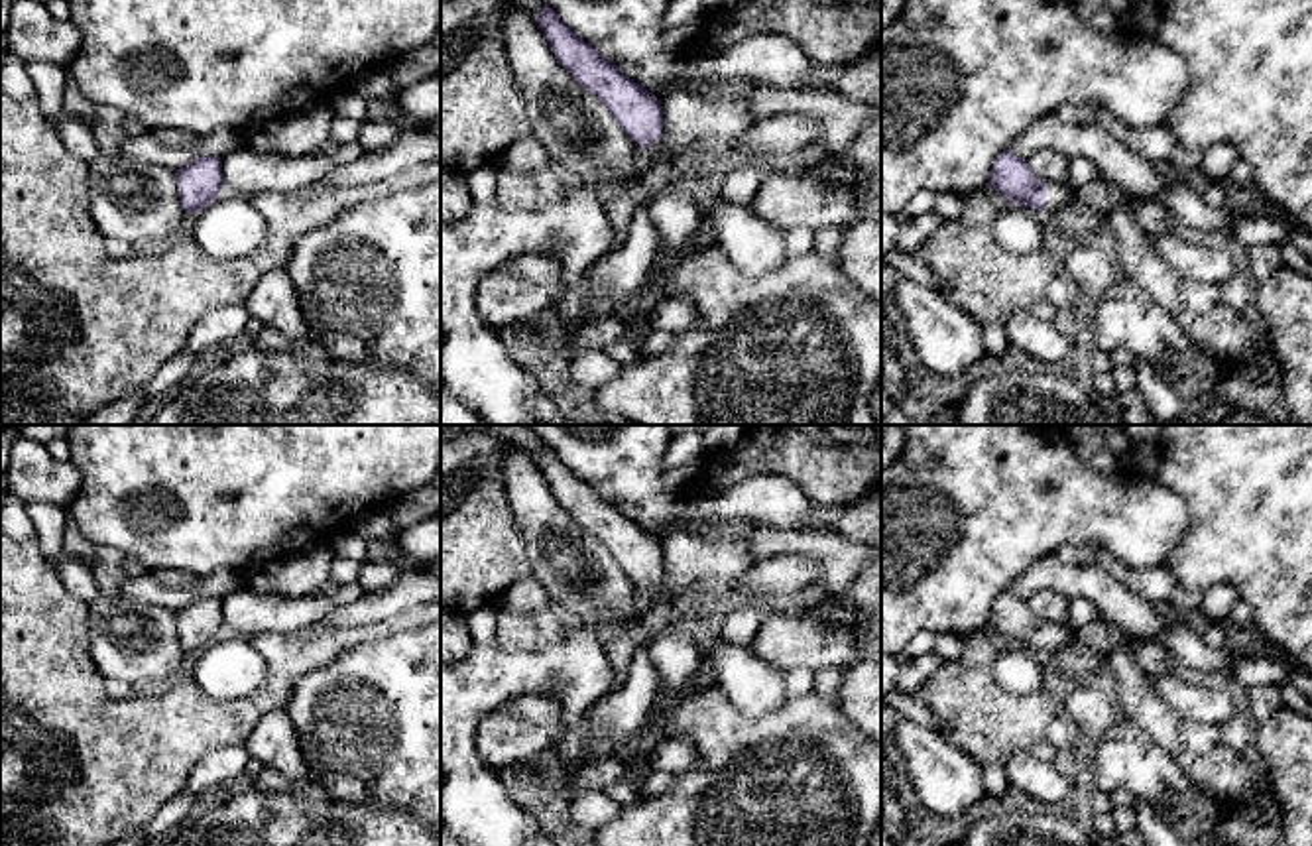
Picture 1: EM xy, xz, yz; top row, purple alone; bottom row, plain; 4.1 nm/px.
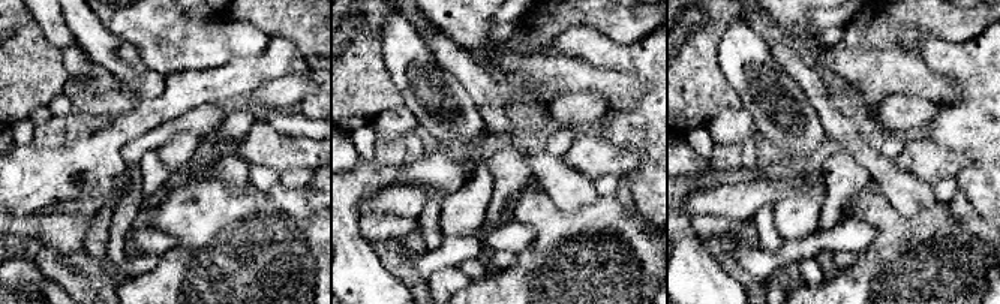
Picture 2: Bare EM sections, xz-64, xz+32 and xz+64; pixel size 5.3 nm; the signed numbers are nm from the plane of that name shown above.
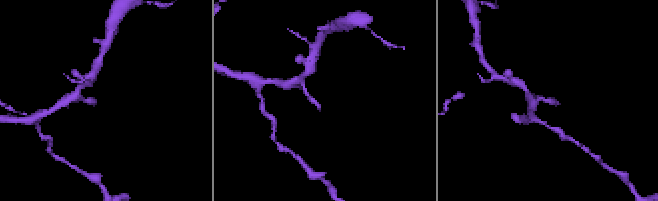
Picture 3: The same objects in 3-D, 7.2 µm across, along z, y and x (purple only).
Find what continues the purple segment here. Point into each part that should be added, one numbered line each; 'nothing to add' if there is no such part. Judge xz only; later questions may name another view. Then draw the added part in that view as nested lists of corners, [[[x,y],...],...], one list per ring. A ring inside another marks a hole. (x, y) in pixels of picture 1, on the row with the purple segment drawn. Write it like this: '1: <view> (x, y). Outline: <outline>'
1: xz (654, 152). Outline: [[[633,140],[633,144],[635,144],[635,150],[645,151],[645,153],[653,159],[651,169],[653,169],[653,167],[659,167],[659,165],[665,165],[665,163],[669,163],[669,161],[673,159],[673,157],[669,157],[669,155],[665,155],[665,153],[661,151],[659,142],[655,142],[655,140],[649,140],[649,144],[651,144],[649,150],[641,150],[641,148],[639,148],[639,142],[635,142],[635,140]]]

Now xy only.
nothing to add

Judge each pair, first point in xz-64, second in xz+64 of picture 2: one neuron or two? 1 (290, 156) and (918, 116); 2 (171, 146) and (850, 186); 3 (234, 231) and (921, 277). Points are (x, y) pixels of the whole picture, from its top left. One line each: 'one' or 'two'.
1: two
2: one
3: one

